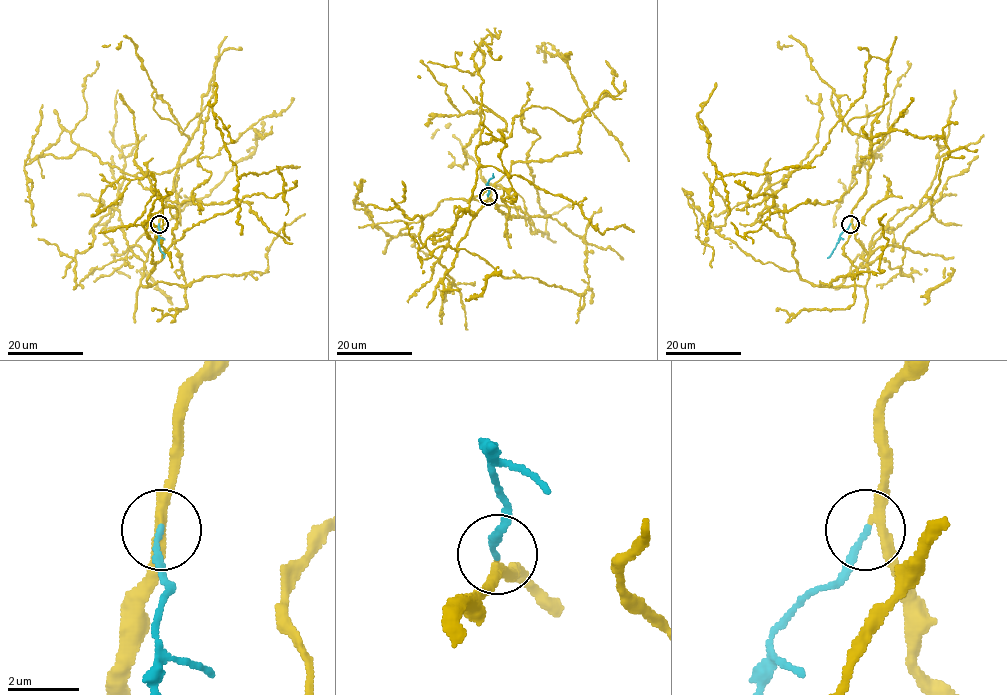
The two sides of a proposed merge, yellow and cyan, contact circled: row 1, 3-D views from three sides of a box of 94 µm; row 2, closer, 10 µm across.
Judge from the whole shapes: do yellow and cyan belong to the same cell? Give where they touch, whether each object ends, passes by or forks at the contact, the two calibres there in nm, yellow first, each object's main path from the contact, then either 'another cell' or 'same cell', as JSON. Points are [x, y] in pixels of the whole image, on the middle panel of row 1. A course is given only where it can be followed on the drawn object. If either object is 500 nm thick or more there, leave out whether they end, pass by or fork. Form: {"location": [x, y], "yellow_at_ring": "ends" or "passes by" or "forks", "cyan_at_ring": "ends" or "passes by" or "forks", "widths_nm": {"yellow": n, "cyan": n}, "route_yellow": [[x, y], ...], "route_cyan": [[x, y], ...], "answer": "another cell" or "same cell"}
{"location": [488, 196], "yellow_at_ring": "passes by", "cyan_at_ring": "ends", "widths_nm": {"yellow": 260, "cyan": 170}, "route_yellow": [[488, 196], [457, 247], [584, 294], [583, 237], [465, 199], [518, 161], [574, 151], [614, 89], [605, 60]], "route_cyan": [[488, 196], [488, 181], [493, 173]], "answer": "another cell"}

